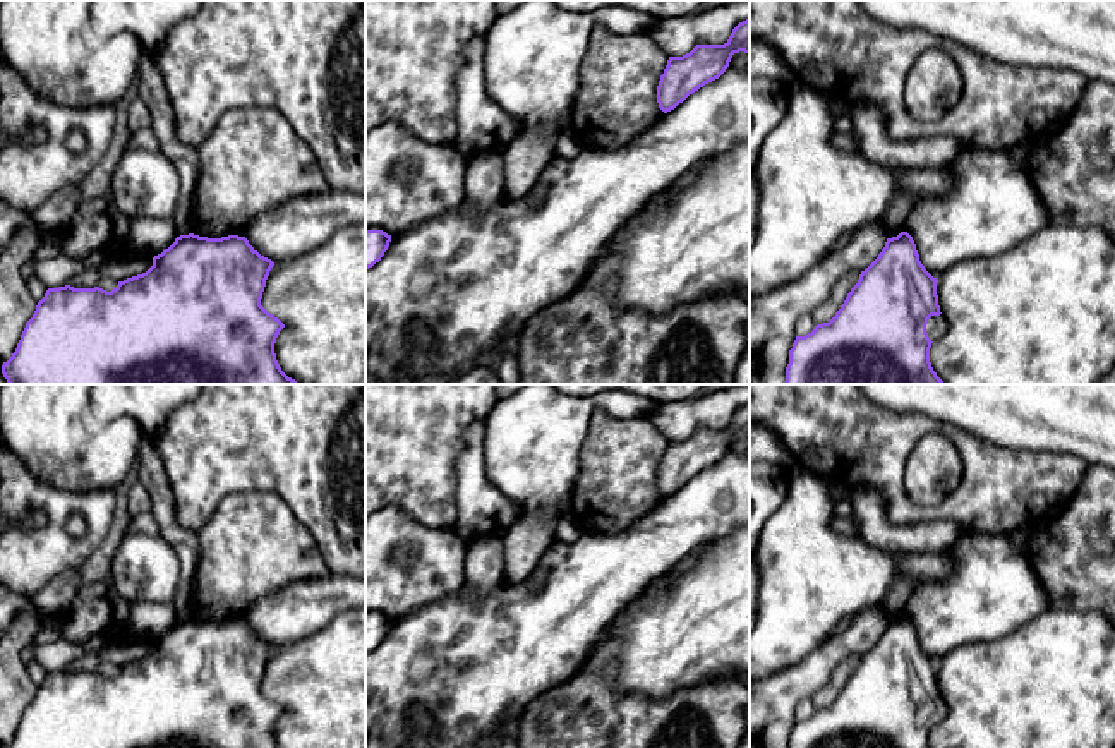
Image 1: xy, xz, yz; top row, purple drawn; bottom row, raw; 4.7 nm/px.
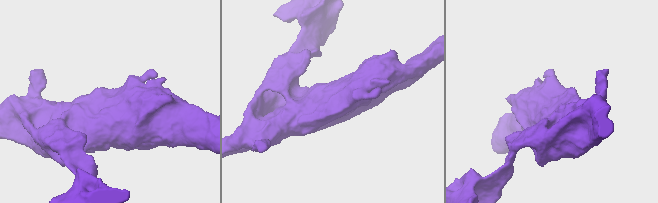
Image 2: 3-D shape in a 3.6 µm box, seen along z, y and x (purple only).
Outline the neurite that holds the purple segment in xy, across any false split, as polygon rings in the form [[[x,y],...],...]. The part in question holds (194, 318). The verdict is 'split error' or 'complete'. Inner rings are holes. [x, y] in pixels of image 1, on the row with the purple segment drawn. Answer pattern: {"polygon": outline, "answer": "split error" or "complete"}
{"polygon": [[[180,235],[146,273],[118,281],[112,292],[48,288],[2,374],[9,384],[300,384],[276,360],[274,343],[285,324],[261,305],[273,266],[245,237]]], "answer": "complete"}

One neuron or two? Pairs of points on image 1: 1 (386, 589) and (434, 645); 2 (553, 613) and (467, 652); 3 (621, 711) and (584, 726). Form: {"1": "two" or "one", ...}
{"1": "two", "2": "one", "3": "one"}

